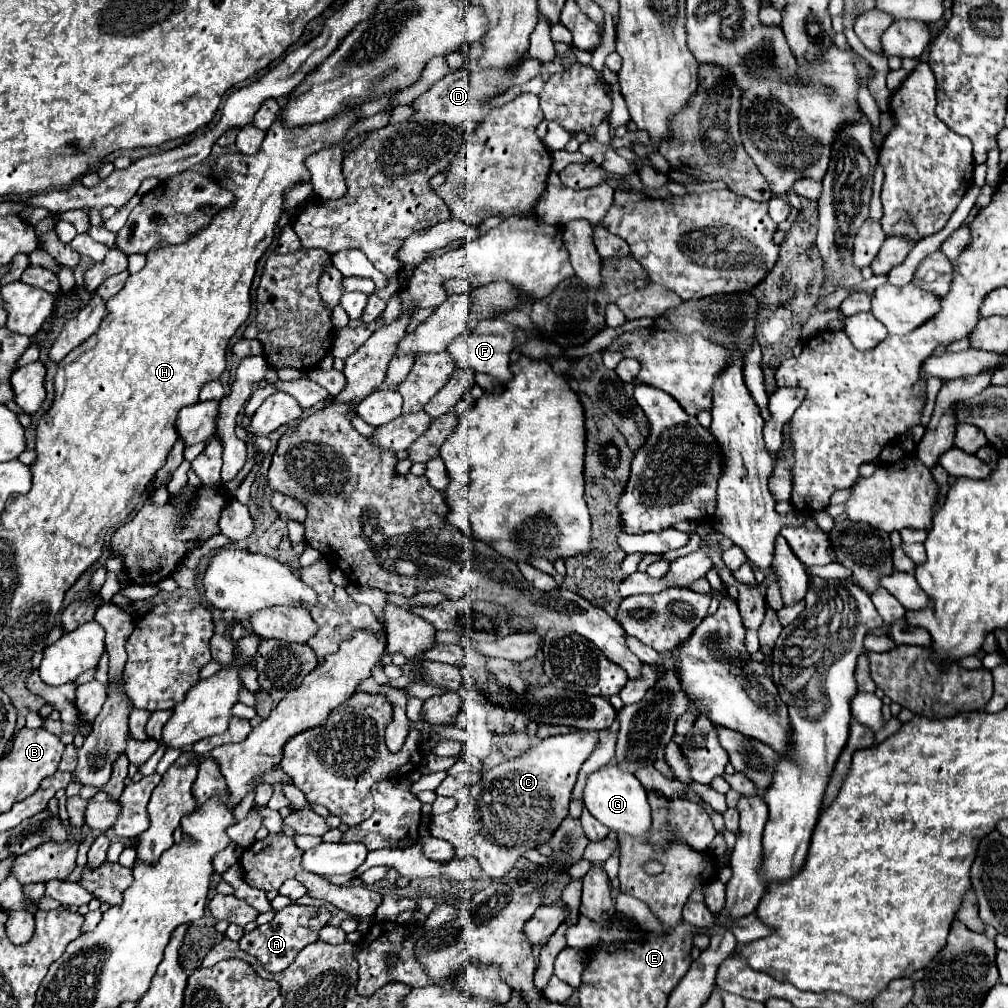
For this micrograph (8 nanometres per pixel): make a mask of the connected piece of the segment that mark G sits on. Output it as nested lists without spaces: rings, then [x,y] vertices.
[[[605,764],[587,776],[583,804],[599,822],[603,822],[613,832],[637,836],[637,834],[643,834],[645,830],[649,830],[649,826],[651,826],[647,790],[631,772],[623,772],[613,764]]]

